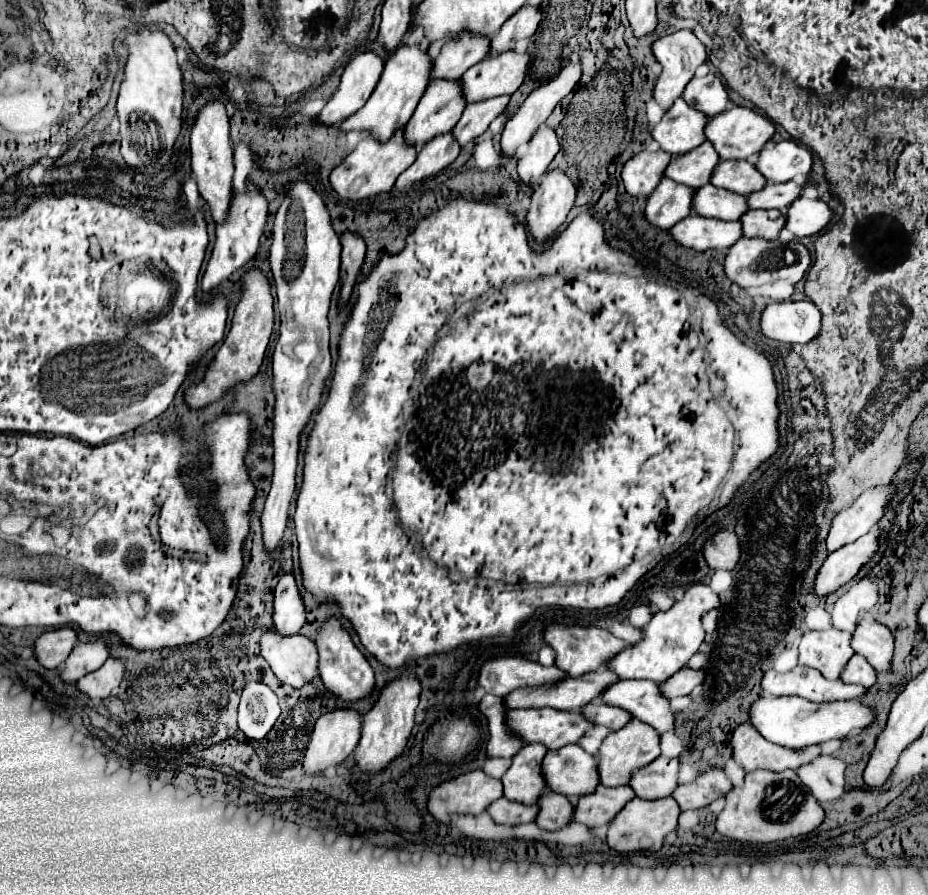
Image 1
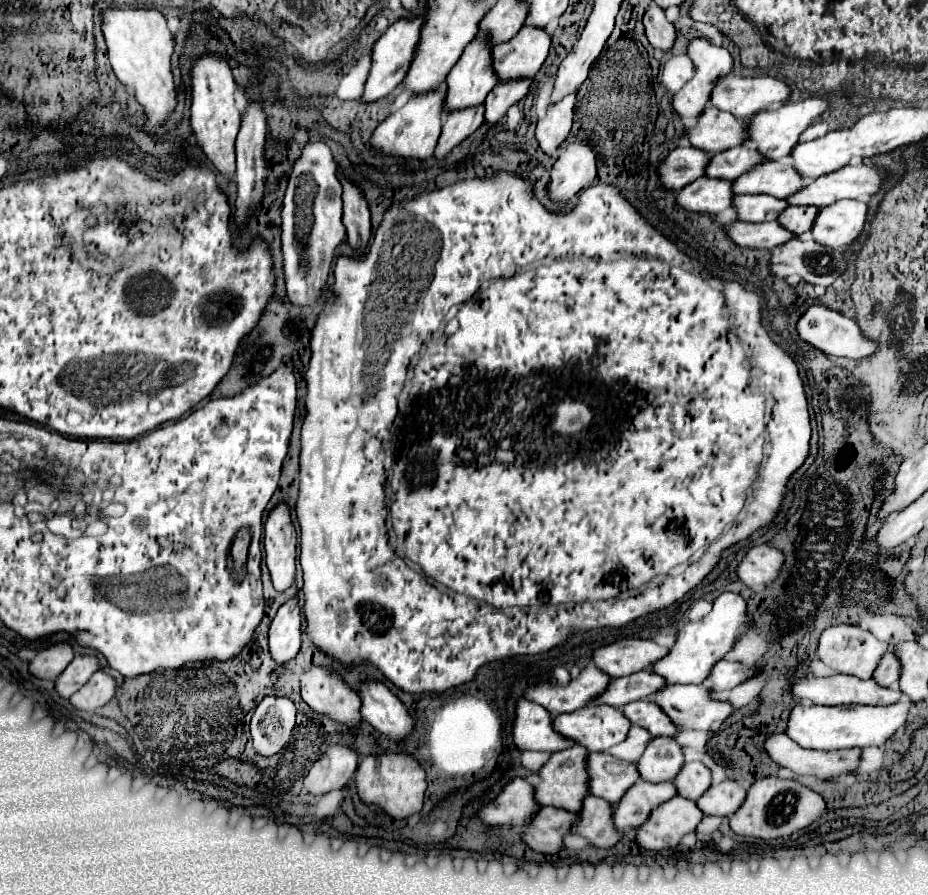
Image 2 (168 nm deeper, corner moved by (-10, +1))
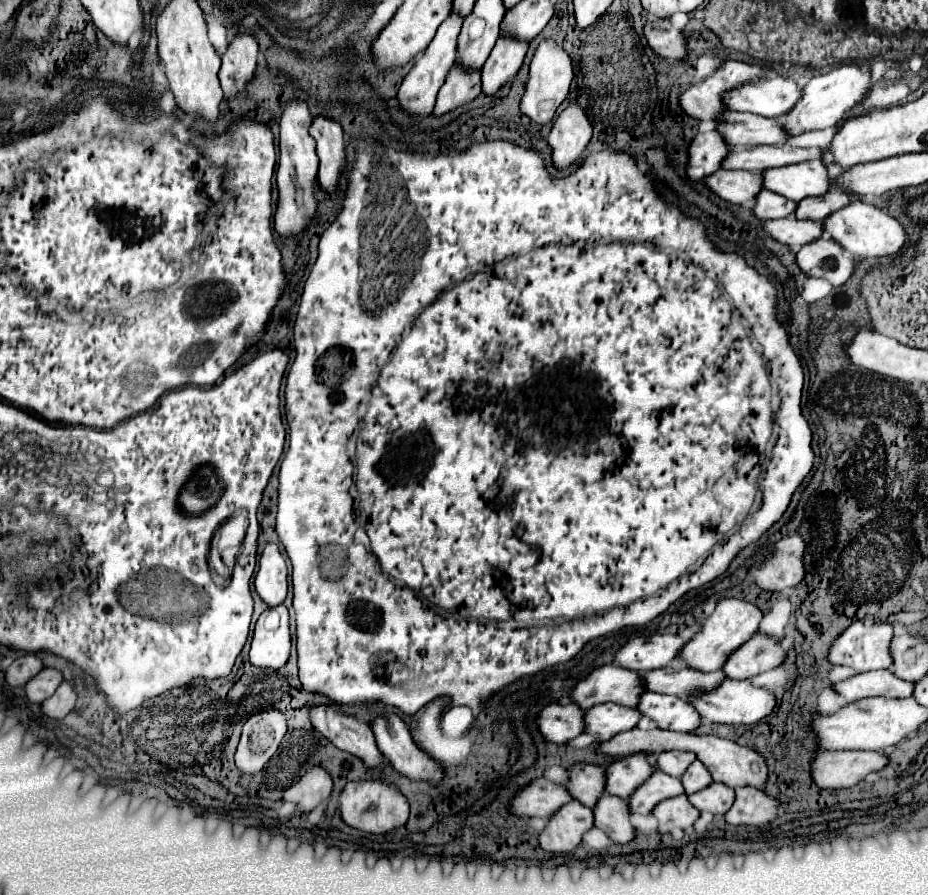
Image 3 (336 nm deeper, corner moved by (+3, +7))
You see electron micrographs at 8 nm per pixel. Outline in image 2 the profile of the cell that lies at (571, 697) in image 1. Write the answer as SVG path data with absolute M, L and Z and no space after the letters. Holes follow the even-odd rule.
M642 670L642 672L630 674L630 676L612 680L608 690L598 700L594 700L594 704L610 704L610 706L620 708L628 702L650 698L652 694L656 694L656 690L662 690L664 686L668 686L666 678L662 678L654 672Z

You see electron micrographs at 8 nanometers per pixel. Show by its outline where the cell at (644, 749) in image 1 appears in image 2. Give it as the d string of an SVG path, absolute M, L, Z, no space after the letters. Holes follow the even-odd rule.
M658 736L654 738L640 762L636 762L642 780L648 782L666 782L676 778L684 766L684 752L674 738Z

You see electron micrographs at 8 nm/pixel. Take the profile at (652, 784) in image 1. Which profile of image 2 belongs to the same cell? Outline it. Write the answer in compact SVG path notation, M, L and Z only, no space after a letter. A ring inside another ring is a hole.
M686 762L672 782L676 784L680 796L696 800L710 788L712 772L702 762Z

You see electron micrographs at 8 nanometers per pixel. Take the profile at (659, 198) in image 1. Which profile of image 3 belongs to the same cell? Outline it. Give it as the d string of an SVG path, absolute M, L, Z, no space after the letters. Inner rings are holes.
M717 170L703 178L703 184L721 200L731 204L753 202L761 190L761 174L743 170Z

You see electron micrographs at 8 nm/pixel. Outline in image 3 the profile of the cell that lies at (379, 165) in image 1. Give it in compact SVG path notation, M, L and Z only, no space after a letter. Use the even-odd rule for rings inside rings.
M449 16L439 28L437 28L437 34L435 38L431 40L431 44L427 46L427 50L423 52L423 56L415 62L413 70L403 78L403 84L397 92L397 100L399 100L399 106L405 114L409 116L419 116L419 118L427 118L431 112L433 112L433 104L435 104L435 96L439 92L439 88L443 86L443 80L447 78L449 70L453 68L455 64L455 40L457 40L457 34L459 34L459 28L461 28L461 22L463 18L461 16Z

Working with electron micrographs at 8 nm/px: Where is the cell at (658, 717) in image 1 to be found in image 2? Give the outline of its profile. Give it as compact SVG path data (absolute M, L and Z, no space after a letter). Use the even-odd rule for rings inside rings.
M672 684L656 692L652 700L676 722L680 730L714 730L722 724L736 706L728 700L716 700L706 684L682 686Z

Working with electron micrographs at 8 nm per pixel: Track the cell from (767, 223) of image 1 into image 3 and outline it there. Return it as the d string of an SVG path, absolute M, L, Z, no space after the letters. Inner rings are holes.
M833 188L821 196L809 196L805 200L797 202L797 208L793 212L795 218L799 220L823 220L831 212L847 206L849 198L843 192L835 192Z

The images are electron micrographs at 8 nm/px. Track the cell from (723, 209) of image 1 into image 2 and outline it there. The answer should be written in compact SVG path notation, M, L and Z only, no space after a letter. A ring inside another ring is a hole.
M736 196L738 218L744 222L768 222L776 220L790 204L774 196Z

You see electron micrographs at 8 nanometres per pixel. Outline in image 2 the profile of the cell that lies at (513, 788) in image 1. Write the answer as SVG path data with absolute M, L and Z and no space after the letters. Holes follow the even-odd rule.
M572 746L570 750L554 752L552 758L538 770L542 784L536 786L536 800L542 806L556 806L556 808L580 812L584 796L588 796L586 760L588 760L588 750L584 750L584 746Z

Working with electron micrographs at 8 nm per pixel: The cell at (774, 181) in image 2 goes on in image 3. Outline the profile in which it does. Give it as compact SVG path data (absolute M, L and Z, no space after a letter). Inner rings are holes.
M809 158L805 162L767 168L761 172L763 188L781 194L789 200L803 200L807 196L819 196L829 190L827 168L821 158Z

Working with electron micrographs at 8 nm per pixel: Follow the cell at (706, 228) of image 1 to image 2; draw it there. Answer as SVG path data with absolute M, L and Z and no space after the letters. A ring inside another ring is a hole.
M734 222L726 228L726 232L738 246L768 248L768 250L782 246L788 240L796 238L796 234L792 234L784 226L780 226L780 222L762 222L762 224Z

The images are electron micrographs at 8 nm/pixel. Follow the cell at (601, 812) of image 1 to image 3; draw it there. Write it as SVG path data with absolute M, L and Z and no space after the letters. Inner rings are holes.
M653 772L653 776L649 776L627 798L629 812L633 812L633 814L649 814L655 808L655 804L659 804L661 800L683 794L683 786L681 786L681 780L679 779L681 779L681 776L677 778L677 776L667 776L663 772Z

